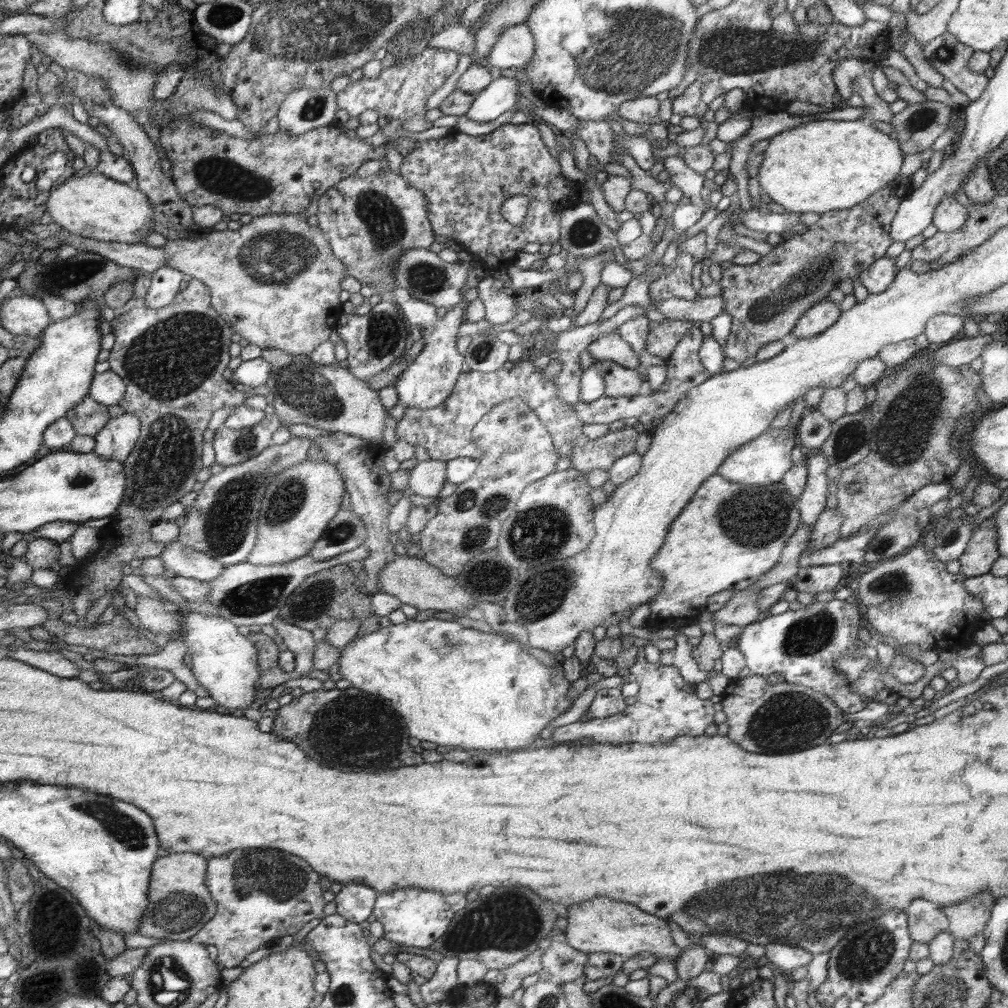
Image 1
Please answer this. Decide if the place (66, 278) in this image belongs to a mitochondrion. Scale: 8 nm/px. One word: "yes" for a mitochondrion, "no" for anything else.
yes

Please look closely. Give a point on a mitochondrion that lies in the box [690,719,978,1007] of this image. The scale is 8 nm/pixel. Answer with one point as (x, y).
(869, 952)

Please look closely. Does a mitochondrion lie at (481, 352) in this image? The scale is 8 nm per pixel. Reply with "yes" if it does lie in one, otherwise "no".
yes

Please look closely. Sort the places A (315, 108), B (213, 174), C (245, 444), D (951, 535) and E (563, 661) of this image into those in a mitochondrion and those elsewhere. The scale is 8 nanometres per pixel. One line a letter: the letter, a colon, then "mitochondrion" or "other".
A: mitochondrion
B: mitochondrion
C: mitochondrion
D: mitochondrion
E: other

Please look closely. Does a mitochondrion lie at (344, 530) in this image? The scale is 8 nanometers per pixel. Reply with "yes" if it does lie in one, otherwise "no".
yes

